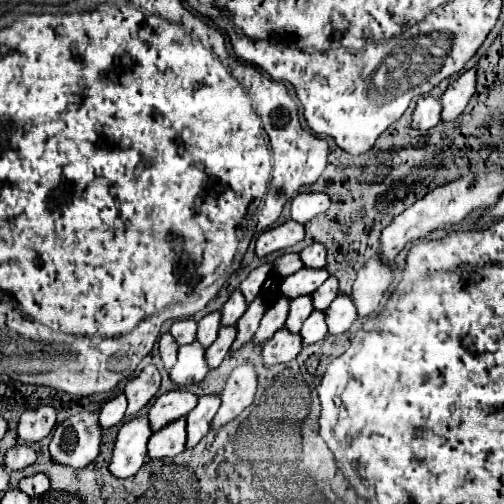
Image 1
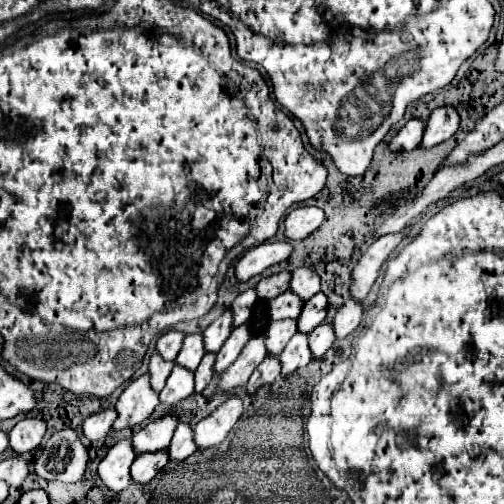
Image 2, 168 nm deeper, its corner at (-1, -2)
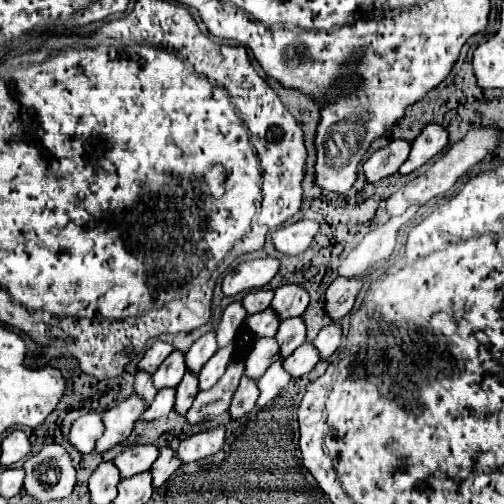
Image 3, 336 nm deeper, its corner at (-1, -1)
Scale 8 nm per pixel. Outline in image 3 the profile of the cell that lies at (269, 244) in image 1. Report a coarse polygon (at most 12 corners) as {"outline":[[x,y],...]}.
{"outline":[[275,257],[241,261],[225,275],[227,297],[261,289],[279,271]]}

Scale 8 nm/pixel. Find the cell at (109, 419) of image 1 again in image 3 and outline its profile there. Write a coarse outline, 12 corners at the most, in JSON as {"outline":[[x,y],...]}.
{"outline":[[87,413],[71,425],[67,441],[93,453],[103,431],[101,415]]}

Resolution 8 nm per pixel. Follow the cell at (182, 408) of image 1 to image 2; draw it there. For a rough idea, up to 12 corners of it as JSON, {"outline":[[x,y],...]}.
{"outline":[[163,414],[135,432],[135,452],[167,448],[177,414]]}

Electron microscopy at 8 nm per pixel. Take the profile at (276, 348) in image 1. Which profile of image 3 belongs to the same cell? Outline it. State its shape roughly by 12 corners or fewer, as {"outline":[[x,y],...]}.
{"outline":[[243,377],[231,399],[229,417],[241,419],[253,411],[257,383]]}

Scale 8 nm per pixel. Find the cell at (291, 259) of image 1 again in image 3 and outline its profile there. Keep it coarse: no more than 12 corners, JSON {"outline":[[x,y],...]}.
{"outline":[[259,289],[241,299],[247,315],[265,311],[273,291]]}

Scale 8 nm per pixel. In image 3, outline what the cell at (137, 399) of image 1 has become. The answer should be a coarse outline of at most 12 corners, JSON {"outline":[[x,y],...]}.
{"outline":[[129,397],[103,413],[97,453],[123,443],[147,405]]}

